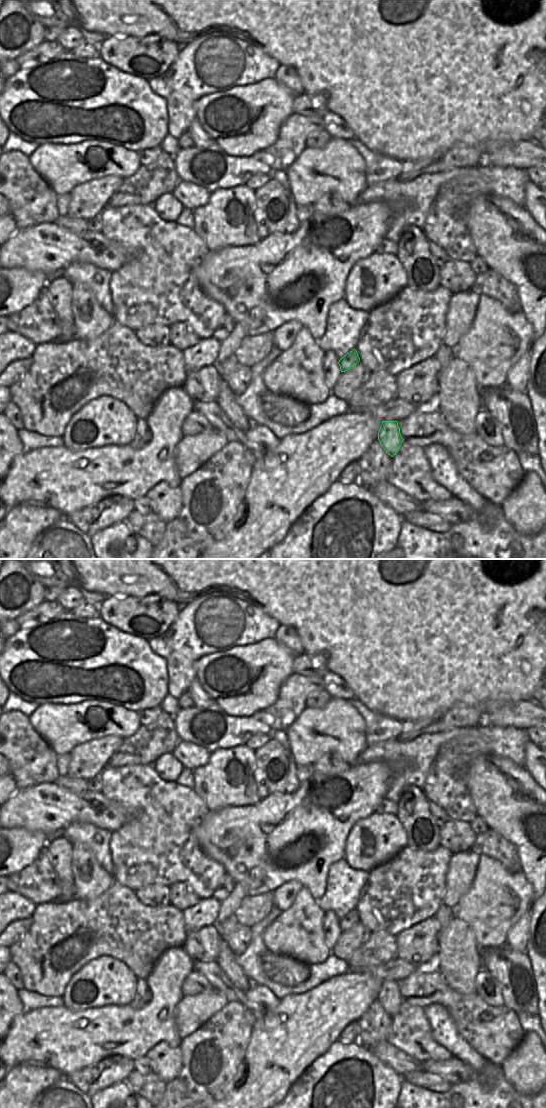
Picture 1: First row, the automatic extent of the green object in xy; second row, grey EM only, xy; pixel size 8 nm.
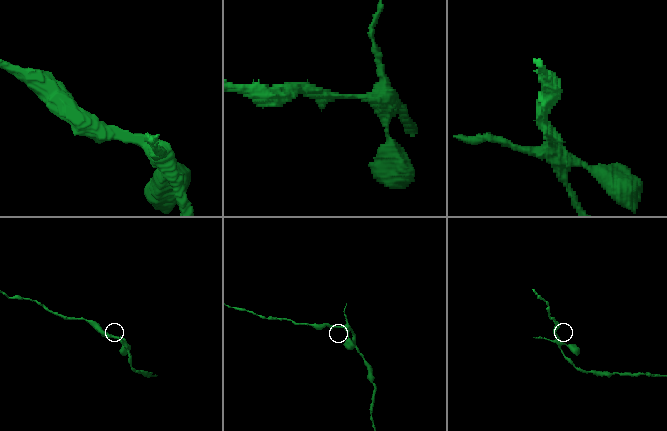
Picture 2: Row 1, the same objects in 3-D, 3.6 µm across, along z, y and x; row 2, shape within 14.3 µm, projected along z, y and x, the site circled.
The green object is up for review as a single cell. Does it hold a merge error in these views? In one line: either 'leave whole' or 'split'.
leave whole

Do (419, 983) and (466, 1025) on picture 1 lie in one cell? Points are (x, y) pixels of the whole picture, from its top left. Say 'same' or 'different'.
same

